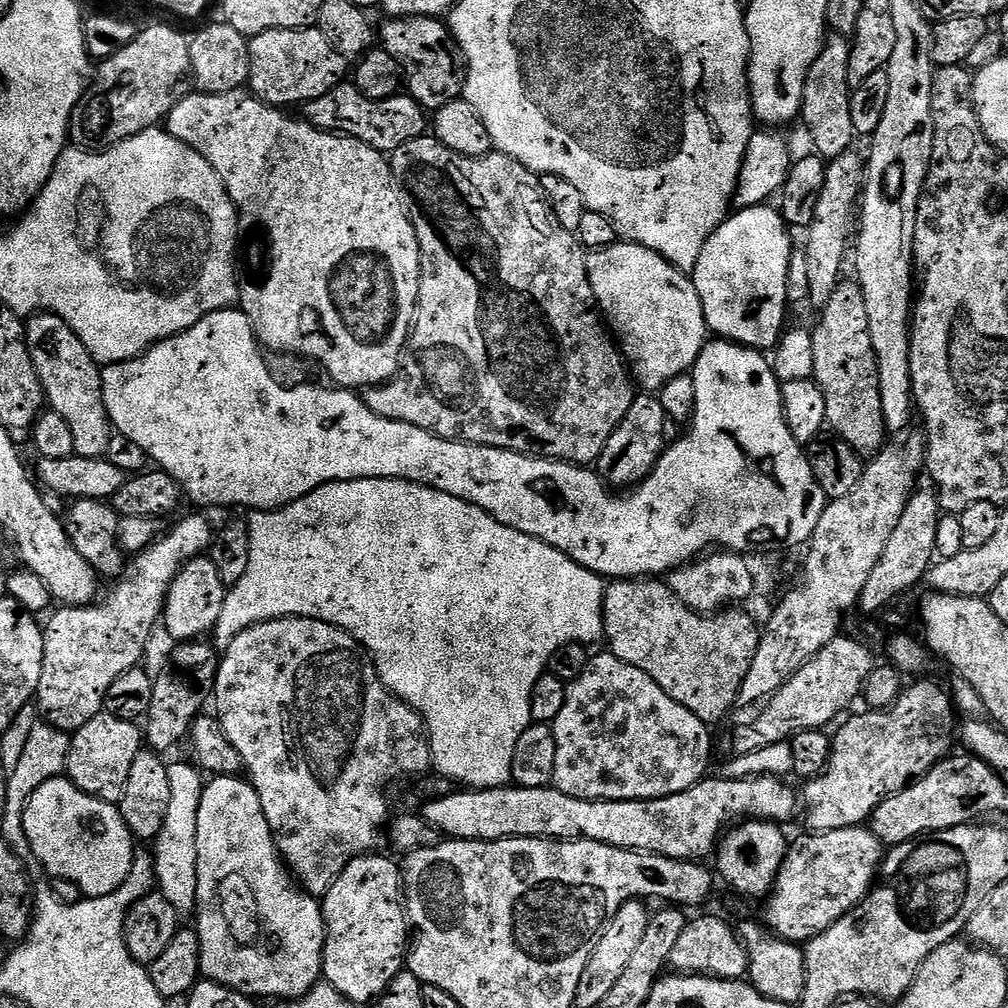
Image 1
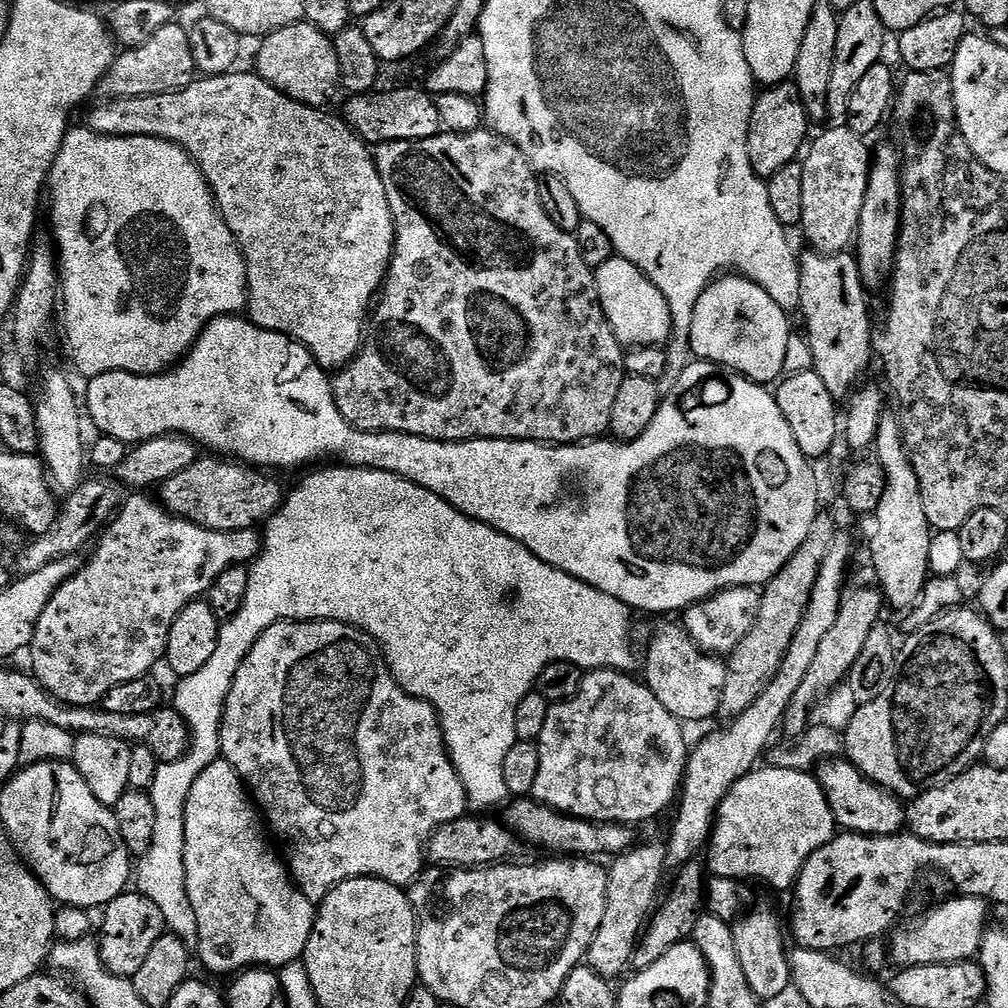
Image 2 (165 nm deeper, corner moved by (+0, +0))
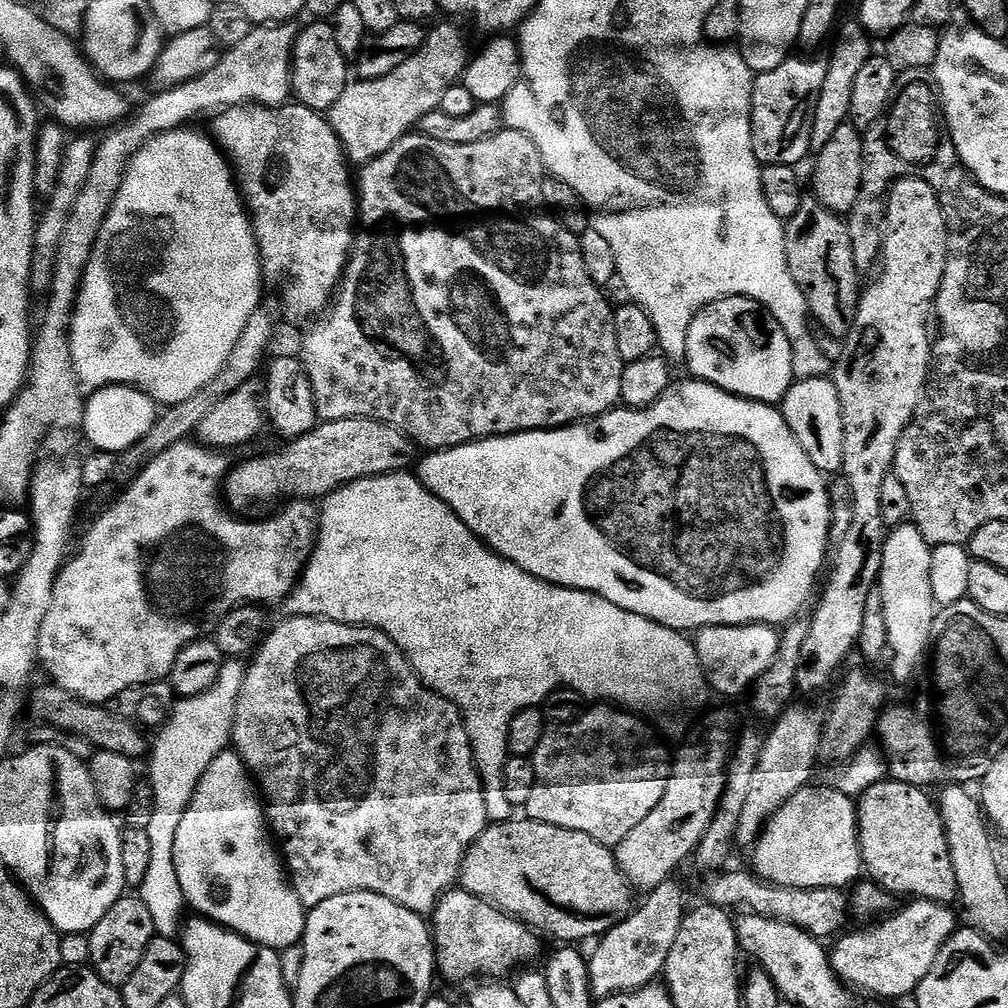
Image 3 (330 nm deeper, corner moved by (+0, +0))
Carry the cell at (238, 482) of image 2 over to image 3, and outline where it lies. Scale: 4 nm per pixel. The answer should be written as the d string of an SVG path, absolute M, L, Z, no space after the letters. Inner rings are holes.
M370 418L326 420L317 423L316 427L304 436L289 439L285 444L288 445L281 452L272 452L269 456L256 456L253 460L244 460L241 464L233 463L229 467L222 480L222 500L237 517L248 518L253 514L267 513L264 511L271 504L279 505L285 498L307 498L316 502L331 492L337 492L339 488L359 480L385 476L391 472L407 472L418 460L417 445L413 444L409 436L386 422Z

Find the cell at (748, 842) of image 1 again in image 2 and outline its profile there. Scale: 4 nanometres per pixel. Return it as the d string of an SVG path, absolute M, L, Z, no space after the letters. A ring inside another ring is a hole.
M760 908L757 912L749 911L732 924L734 950L738 953L738 962L746 974L746 982L750 982L750 990L762 1002L776 1000L787 988L793 987L792 962L789 945L784 945L786 928L780 925L780 916L768 908Z

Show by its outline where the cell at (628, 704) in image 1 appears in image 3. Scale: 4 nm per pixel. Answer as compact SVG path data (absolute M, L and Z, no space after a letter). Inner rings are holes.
M592 706L572 724L549 727L544 733L542 742L538 742L538 750L530 758L534 766L534 791L531 792L530 802L526 806L527 819L546 822L550 826L562 826L566 830L578 830L582 834L590 834L590 838L594 838L598 843L615 849L616 845L622 842L622 838L626 838L626 834L630 834L630 830L634 830L634 826L638 826L638 822L642 822L642 818L646 818L646 814L650 814L650 810L654 810L654 806L662 802L662 794L666 794L666 782L672 777L670 752L668 756L667 750L656 741L655 734L648 729L648 724L644 720L647 719L619 706Z

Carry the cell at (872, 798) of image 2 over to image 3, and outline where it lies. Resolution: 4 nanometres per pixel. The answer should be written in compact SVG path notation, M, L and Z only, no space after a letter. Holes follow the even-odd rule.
M885 778L858 797L856 818L860 830L860 853L864 858L867 875L893 897L908 896L917 900L929 900L934 904L951 905L958 896L958 882L954 878L954 866L944 833L944 819L935 799L914 784Z

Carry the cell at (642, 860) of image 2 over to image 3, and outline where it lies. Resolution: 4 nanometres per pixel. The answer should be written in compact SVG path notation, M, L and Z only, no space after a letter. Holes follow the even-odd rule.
M712 712L704 720L700 733L693 740L688 740L680 748L680 753L675 753L671 761L672 777L666 782L666 794L662 794L662 802L622 838L622 842L616 845L616 861L622 870L624 877L628 879L633 889L651 890L657 888L662 882L666 882L673 875L672 871L691 857L699 846L700 840L706 834L710 822L716 813L716 807L720 804L720 798L724 793L726 774L728 773L728 758L734 747L734 735L732 736L732 720L724 712Z

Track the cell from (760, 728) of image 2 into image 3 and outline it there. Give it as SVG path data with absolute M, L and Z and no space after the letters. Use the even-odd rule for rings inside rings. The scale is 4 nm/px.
M669 878L647 893L648 901L637 907L623 924L614 926L599 937L592 956L587 957L588 983L593 997L617 996L623 992L637 992L653 983L663 973L666 958L678 939L678 930L686 915L684 892Z

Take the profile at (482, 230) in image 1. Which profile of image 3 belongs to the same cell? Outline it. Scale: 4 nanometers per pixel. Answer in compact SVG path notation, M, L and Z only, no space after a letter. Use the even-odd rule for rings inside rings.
M501 130L490 138L482 138L482 142L469 144L451 144L438 142L429 136L409 134L403 136L397 144L390 146L386 154L374 158L369 164L363 165L358 172L358 228L354 243L348 257L348 265L344 267L344 275L334 296L334 303L317 319L307 325L308 333L304 336L304 345L298 351L298 359L302 365L304 376L310 382L310 390L314 394L316 415L321 421L341 420L342 418L370 418L378 422L386 422L402 434L412 439L413 444L424 450L443 450L456 448L459 444L471 444L473 440L488 440L491 436L513 436L519 432L547 432L550 428L566 428L570 424L578 424L586 420L595 420L597 416L611 412L621 403L622 374L625 362L622 354L618 354L618 338L614 338L614 304L604 297L605 289L590 278L586 271L586 262L582 262L580 237L566 230L556 217L544 206L542 198L542 182L546 178L546 169L542 162L542 154L538 154L538 146L525 132Z

